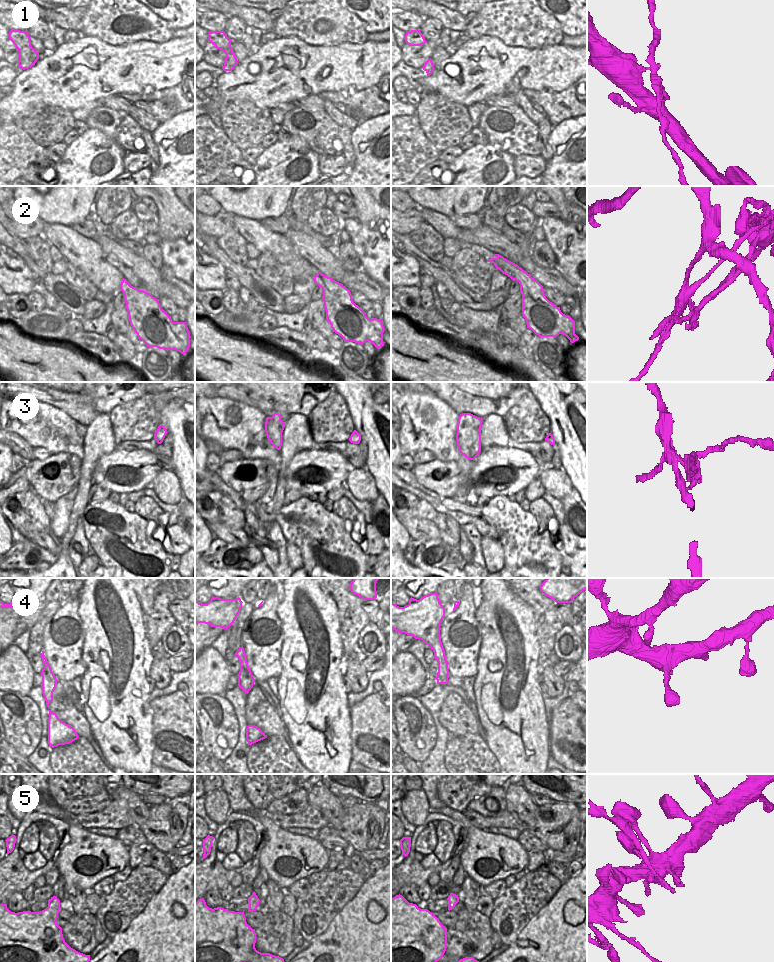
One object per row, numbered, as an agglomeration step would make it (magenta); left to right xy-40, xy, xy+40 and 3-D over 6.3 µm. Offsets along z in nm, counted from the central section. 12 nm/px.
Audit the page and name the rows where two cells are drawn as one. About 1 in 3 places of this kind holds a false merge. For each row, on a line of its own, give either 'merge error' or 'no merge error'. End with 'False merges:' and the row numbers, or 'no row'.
1: merge error
2: merge error
3: no merge error
4: no merge error
5: no merge error
False merges: 1, 2

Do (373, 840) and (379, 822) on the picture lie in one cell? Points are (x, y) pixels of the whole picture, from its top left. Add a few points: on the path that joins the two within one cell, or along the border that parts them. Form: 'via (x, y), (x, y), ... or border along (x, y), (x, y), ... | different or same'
via (373, 836), (375, 826) | same

